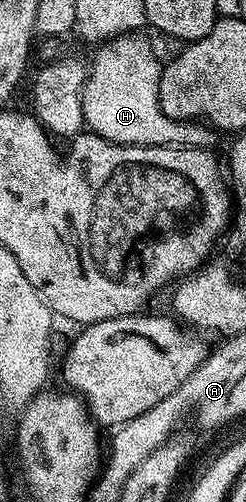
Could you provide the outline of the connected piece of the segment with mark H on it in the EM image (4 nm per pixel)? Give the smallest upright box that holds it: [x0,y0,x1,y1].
[82,34,220,149]

